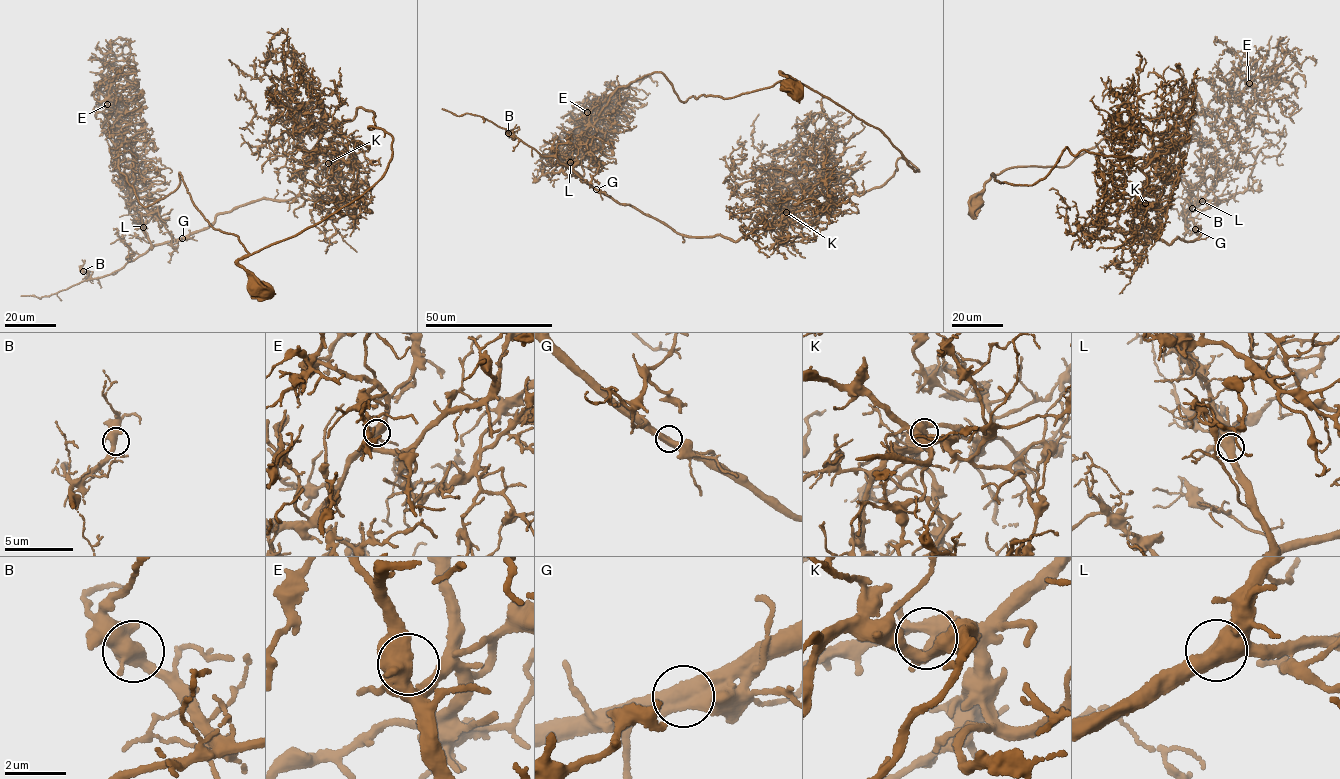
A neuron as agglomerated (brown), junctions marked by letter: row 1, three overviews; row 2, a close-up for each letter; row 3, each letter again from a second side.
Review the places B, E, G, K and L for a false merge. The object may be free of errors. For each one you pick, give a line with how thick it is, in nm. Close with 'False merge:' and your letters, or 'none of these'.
G: 600 nm
False merge: G

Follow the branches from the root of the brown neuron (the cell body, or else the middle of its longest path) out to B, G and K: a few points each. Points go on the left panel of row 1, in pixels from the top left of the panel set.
B: (252, 287), (248, 253), (180, 173), (145, 206), (120, 172), (152, 247), (83, 271)
G: (252, 287), (237, 260), (248, 253), (205, 220), (180, 173), (145, 206), (120, 172), (172, 247), (182, 238)
K: (252, 287), (237, 260), (374, 185), (392, 137), (360, 107), (334, 130), (349, 162), (328, 163)

